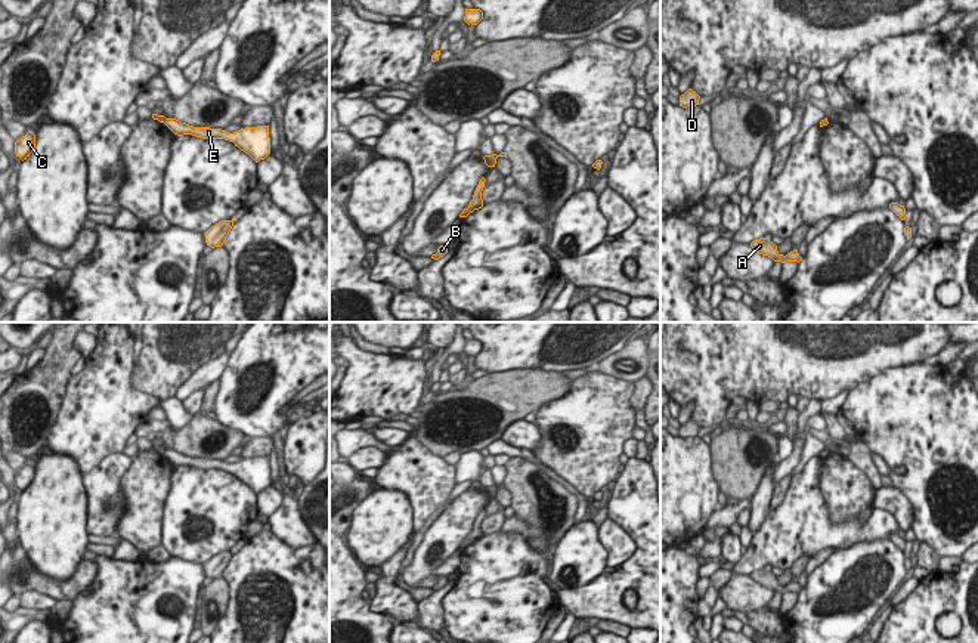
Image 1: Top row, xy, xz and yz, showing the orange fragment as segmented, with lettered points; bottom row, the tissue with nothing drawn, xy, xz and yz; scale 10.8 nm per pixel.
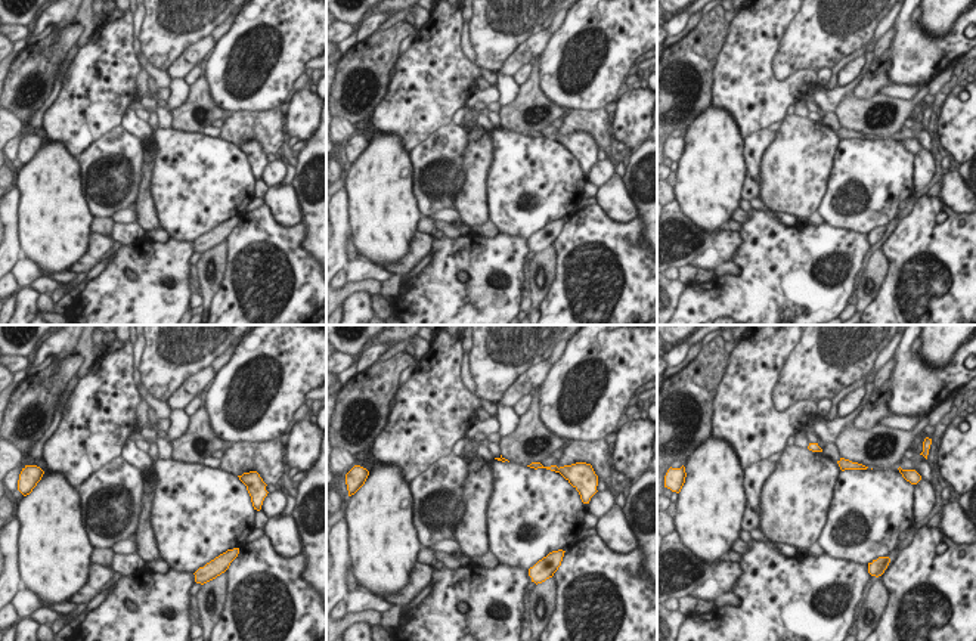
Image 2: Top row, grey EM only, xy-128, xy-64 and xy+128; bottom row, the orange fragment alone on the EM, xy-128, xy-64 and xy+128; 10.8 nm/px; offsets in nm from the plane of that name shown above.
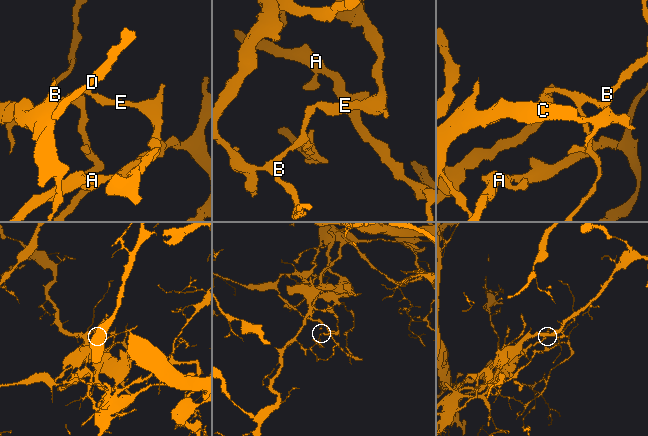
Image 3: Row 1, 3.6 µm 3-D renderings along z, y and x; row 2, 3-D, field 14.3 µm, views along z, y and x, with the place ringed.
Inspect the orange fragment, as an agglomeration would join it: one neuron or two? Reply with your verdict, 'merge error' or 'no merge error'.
merge error

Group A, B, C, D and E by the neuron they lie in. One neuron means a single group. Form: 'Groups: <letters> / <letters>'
Groups: A D E / B C

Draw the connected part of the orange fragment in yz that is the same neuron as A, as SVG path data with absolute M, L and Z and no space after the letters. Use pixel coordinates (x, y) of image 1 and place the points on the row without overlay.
M759 569L759 571L755 571L750 574L750 578L762 585L762 587L768 587L771 588L774 593L782 593L782 594L786 594L786 593L801 593L802 588L799 587L798 581L793 581L790 584L787 584L786 587L780 585L777 582L777 576L773 575L770 572L770 569Z

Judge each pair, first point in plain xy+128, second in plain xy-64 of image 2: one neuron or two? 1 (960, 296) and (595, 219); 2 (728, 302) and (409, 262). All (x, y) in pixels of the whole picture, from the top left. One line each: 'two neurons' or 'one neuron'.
1: one neuron
2: two neurons

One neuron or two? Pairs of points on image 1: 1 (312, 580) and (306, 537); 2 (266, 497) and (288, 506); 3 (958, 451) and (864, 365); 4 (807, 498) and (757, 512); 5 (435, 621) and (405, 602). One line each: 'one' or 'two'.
1: two
2: two
3: two
4: two
5: two

